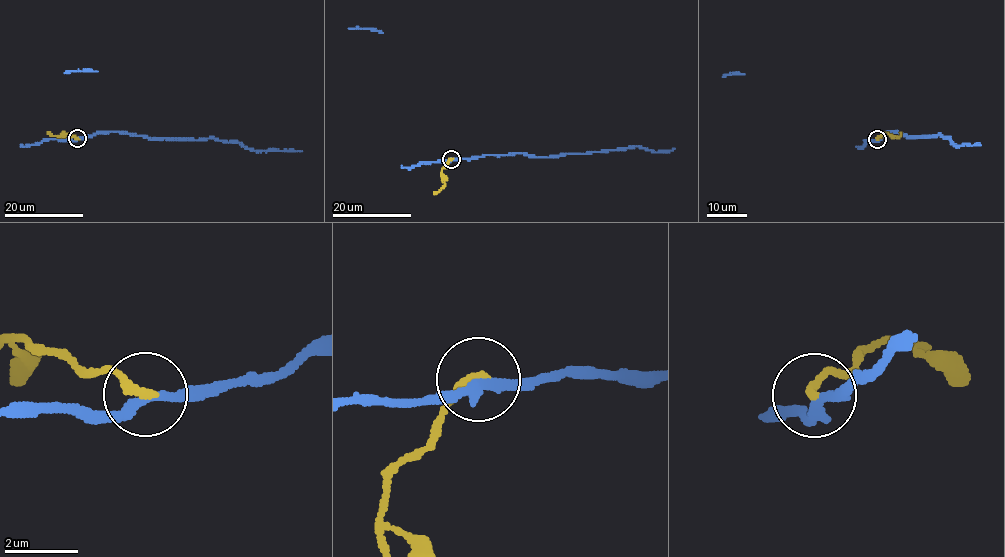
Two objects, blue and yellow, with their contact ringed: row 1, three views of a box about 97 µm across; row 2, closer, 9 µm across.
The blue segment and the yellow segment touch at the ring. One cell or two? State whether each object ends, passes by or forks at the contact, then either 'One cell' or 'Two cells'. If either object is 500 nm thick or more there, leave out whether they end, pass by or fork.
At the ring blue passes by. At the ring yellow ends. Two cells

